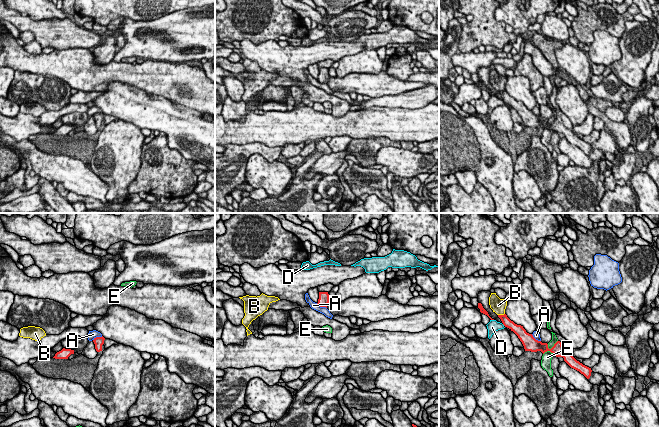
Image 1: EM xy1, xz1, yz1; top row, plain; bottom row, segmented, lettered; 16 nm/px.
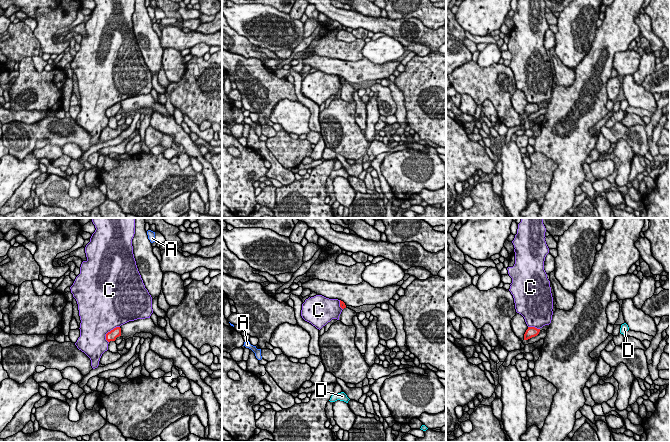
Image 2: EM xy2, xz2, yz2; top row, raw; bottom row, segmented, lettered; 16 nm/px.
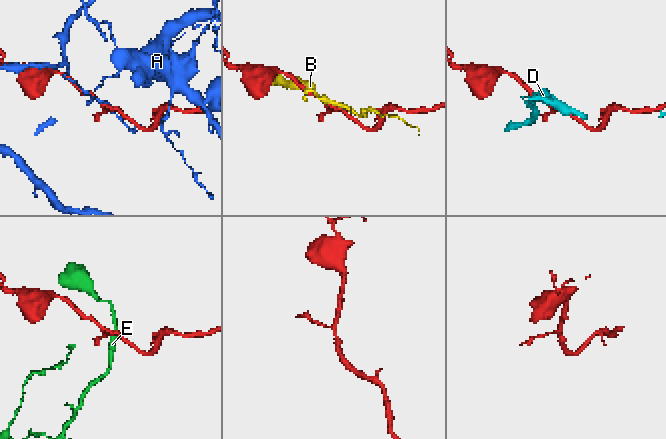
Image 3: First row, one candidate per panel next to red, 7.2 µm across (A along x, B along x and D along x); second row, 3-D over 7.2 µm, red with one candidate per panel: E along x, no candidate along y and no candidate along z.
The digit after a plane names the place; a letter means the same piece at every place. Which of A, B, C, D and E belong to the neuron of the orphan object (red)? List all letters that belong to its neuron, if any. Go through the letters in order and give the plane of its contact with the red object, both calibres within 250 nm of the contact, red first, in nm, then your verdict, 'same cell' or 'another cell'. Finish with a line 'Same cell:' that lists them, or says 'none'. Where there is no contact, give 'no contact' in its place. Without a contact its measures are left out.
A: contact in xy1; calibres 160 and 130 nm; another cell
B: contact in yz1; calibres 140 and 240 nm; another cell
C: contact in xy2; calibres 160 and 500 nm; another cell
D: contact in yz1; calibres 90 and 190 nm; another cell
E: contact in yz1; calibres 180 and 100 nm; another cell
Same cell: none

